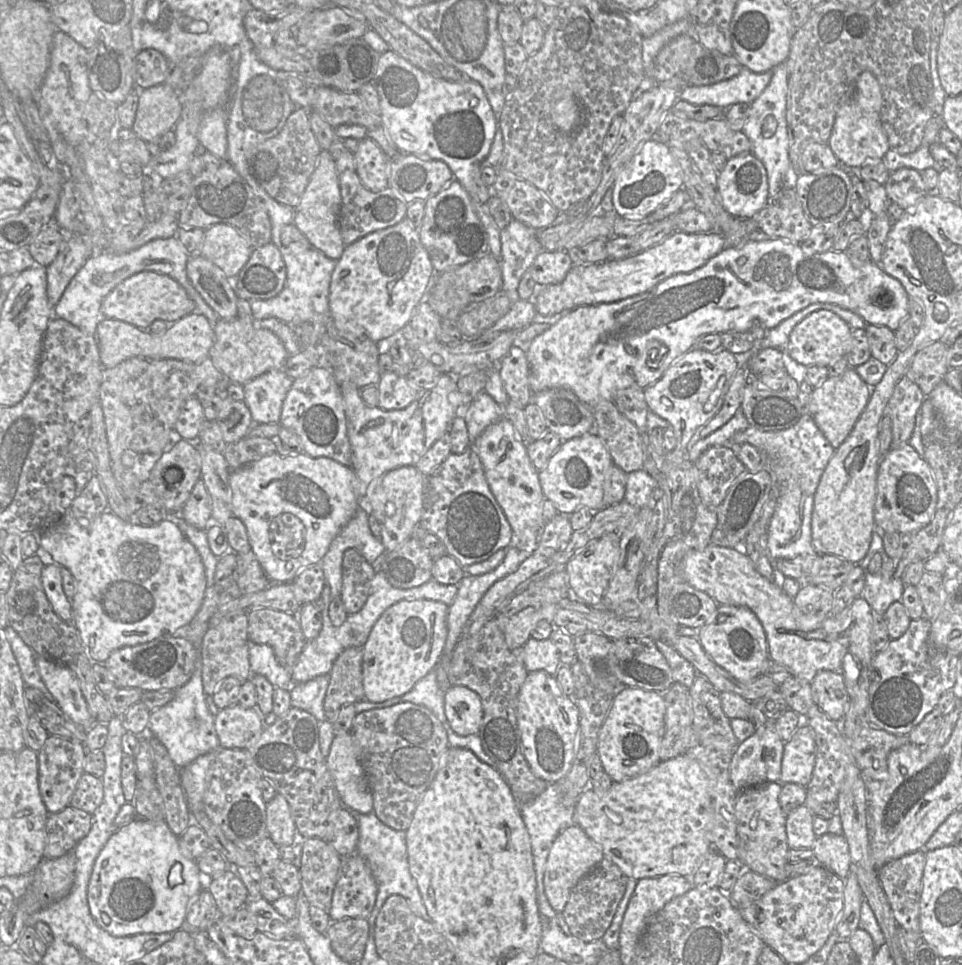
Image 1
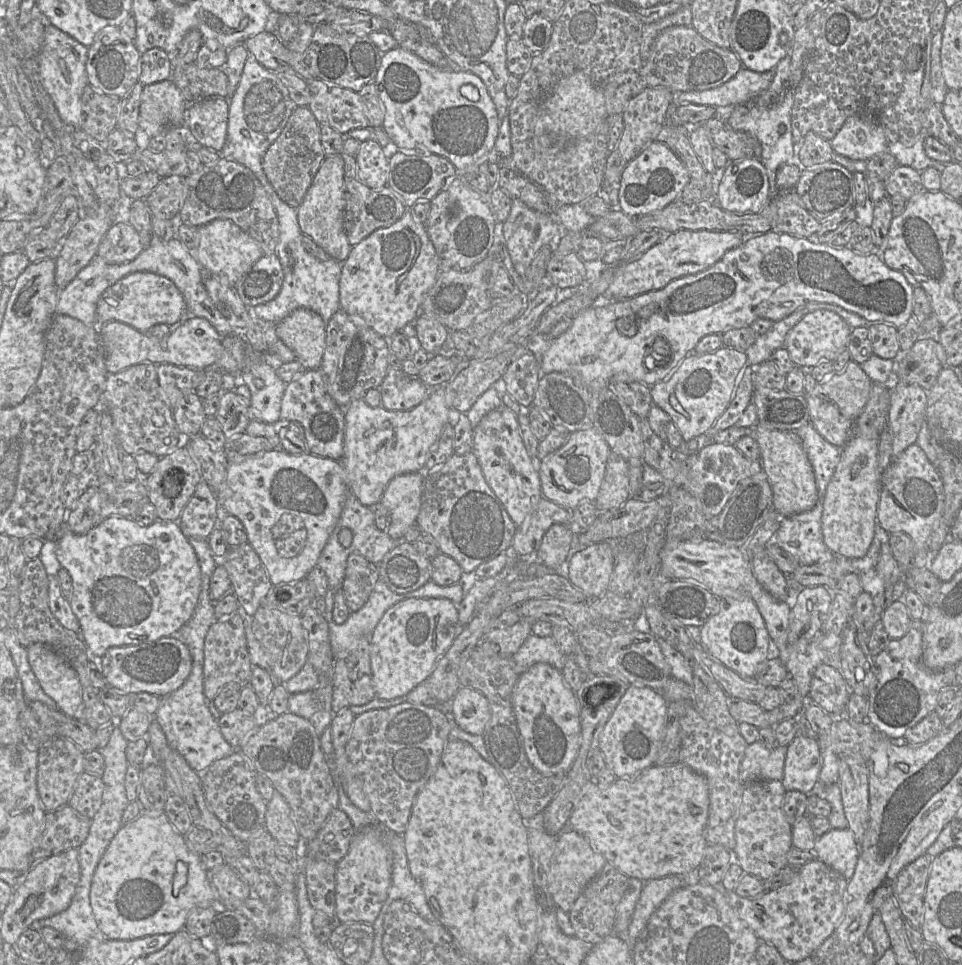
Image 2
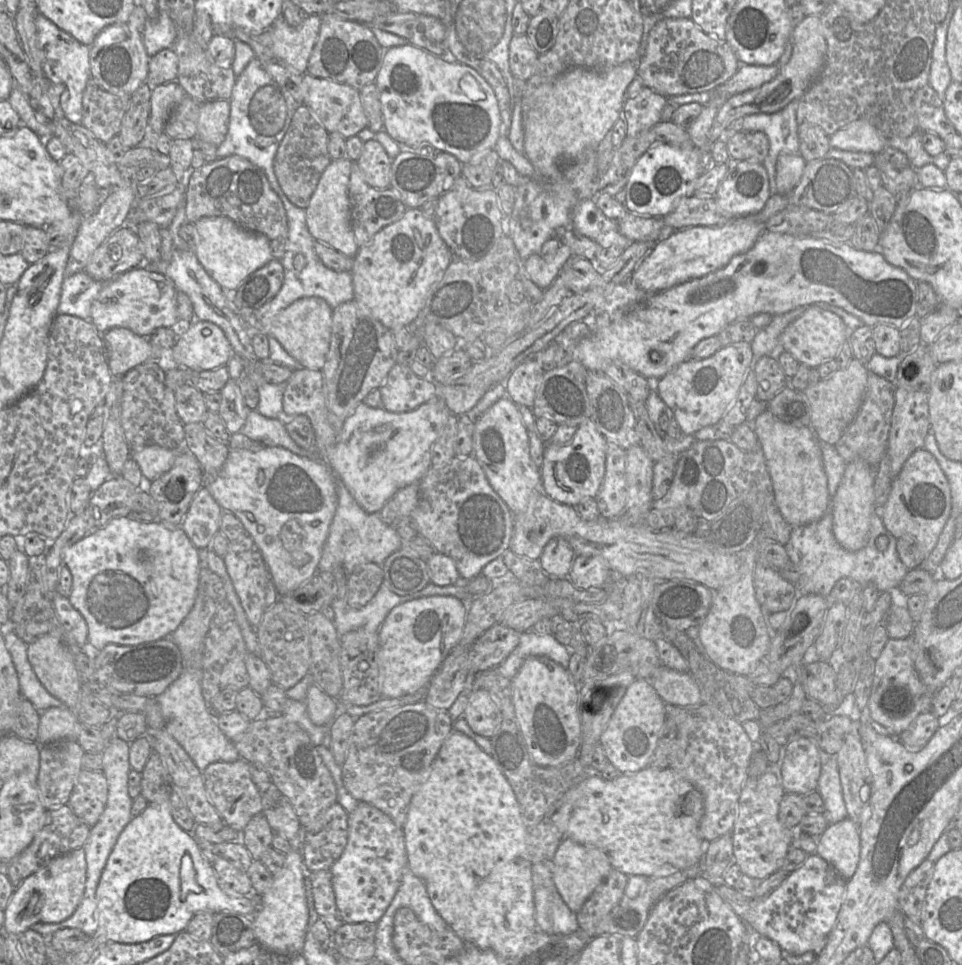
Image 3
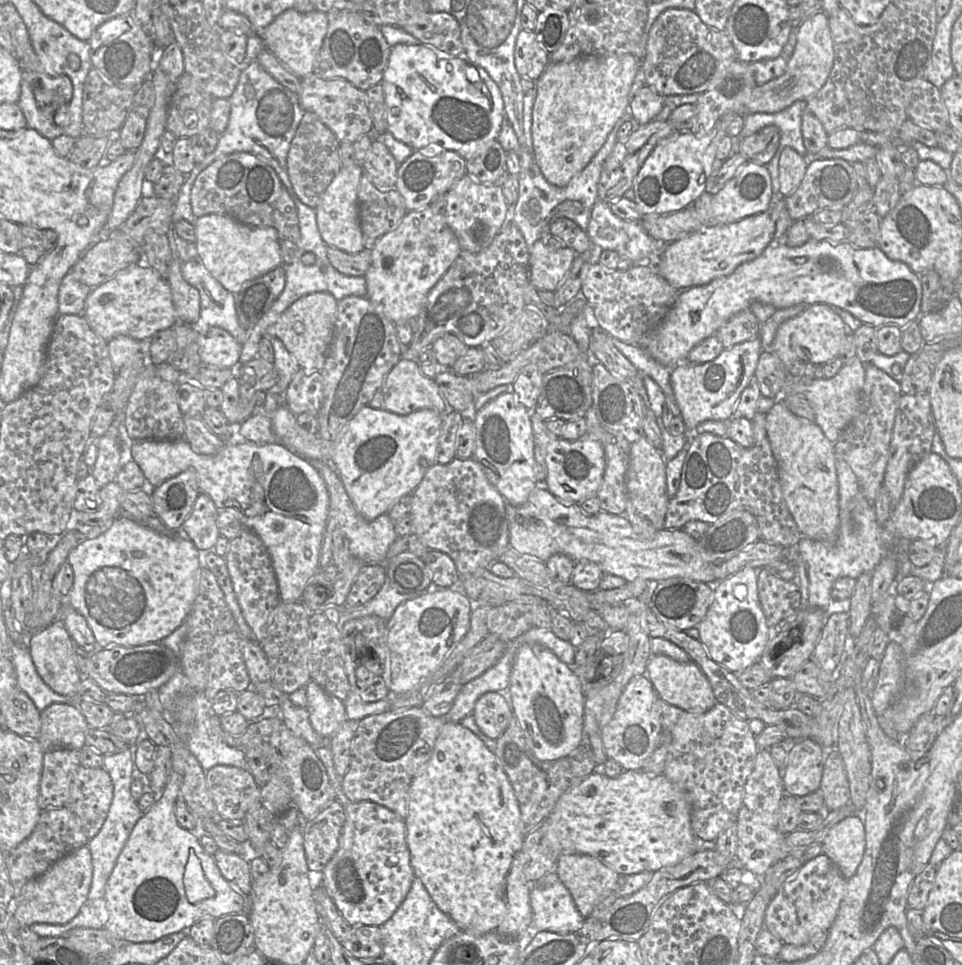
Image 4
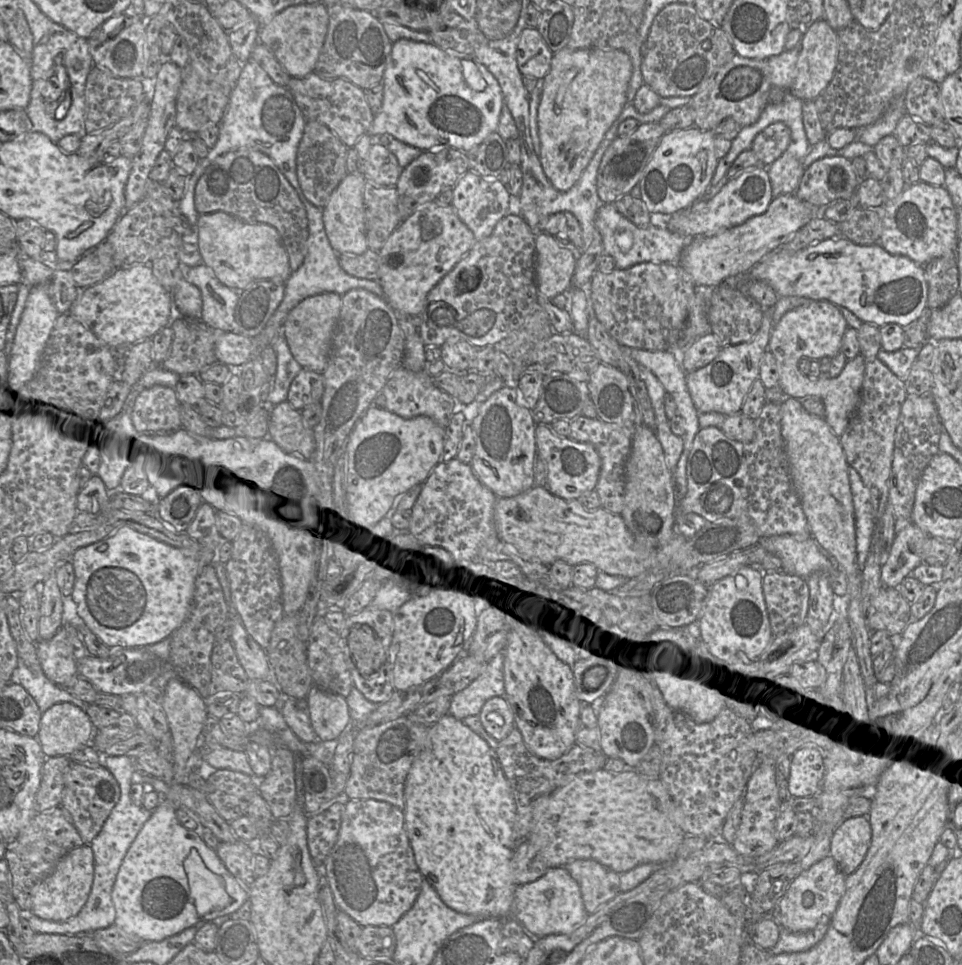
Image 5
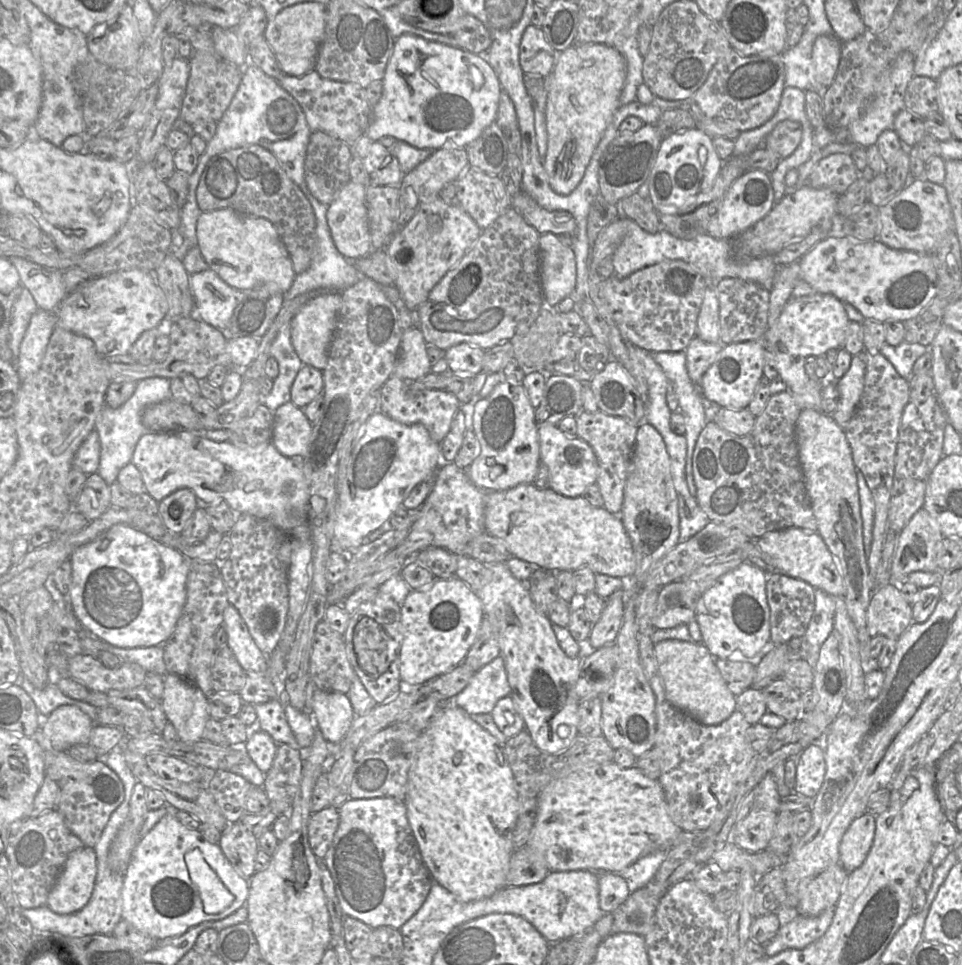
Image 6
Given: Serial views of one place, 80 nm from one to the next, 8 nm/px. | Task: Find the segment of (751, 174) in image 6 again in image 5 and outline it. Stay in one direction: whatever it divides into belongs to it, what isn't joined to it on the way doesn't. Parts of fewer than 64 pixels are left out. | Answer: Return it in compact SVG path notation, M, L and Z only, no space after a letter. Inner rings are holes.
M754 167L731 178L708 201L696 201L670 214L666 227L669 231L684 236L713 235L740 225L752 216L764 213L771 201L772 189L767 167Z

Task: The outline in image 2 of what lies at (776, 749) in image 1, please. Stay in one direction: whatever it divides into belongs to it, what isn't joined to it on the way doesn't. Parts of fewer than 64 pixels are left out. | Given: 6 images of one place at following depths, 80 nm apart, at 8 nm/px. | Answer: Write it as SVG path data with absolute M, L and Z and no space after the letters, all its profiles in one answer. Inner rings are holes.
M760 741L748 744L739 766L741 783L779 780L783 777L786 746L767 747Z

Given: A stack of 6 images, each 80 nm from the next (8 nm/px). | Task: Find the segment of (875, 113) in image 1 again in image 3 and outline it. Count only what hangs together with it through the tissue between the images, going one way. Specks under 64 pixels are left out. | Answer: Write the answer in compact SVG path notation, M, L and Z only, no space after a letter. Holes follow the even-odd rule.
M865 121L852 122L829 137L831 148L875 155L889 147L887 140L875 127Z

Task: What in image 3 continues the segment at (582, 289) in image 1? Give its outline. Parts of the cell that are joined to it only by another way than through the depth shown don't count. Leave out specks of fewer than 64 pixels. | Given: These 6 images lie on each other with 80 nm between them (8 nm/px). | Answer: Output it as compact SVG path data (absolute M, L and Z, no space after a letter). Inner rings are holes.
M757 214L731 219L719 226L691 226L658 240L633 271L630 279L648 293L657 293L724 267L733 256L749 250L765 231Z

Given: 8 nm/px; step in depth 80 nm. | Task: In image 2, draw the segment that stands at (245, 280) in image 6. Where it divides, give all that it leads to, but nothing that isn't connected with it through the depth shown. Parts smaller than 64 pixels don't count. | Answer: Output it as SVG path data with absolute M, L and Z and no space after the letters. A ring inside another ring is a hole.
M215 219L200 226L200 243L194 251L195 258L202 268L235 286L245 272L264 254L260 246L246 232L228 219Z

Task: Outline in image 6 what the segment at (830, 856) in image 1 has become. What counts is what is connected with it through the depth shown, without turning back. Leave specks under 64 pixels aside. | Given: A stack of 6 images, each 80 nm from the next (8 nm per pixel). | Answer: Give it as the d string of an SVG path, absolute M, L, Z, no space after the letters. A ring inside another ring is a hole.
M864 813L852 821L839 845L839 863L850 874L865 861L873 844L876 816Z

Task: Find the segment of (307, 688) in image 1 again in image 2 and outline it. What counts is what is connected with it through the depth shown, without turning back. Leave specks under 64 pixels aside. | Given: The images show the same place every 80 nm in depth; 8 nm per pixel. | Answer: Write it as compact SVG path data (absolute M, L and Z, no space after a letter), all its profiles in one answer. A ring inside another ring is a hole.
M317 685L313 690L289 695L288 711L309 720L320 737L331 726L332 685Z

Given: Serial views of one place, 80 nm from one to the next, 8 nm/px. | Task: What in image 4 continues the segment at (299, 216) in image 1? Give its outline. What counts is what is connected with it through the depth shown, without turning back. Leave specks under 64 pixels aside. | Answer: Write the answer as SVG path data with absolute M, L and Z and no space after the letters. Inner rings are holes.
M361 163L342 166L315 208L317 226L324 242L349 254L357 254L365 248L357 197L358 185L363 173Z

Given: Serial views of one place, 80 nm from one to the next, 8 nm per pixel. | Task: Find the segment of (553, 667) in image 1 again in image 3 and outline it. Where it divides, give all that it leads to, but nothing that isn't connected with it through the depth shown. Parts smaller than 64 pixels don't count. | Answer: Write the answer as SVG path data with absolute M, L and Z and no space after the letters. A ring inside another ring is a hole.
M532 630L521 633L518 645L495 669L504 677L512 679L523 662L530 656L545 656L564 668L569 664L569 652L551 634L538 634Z

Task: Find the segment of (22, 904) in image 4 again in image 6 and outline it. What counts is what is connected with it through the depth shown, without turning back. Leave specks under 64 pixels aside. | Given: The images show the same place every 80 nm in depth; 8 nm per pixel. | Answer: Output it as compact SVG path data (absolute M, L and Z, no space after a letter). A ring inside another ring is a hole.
M83 847L68 856L51 889L46 906L60 915L81 910L95 885L97 859L93 848Z

